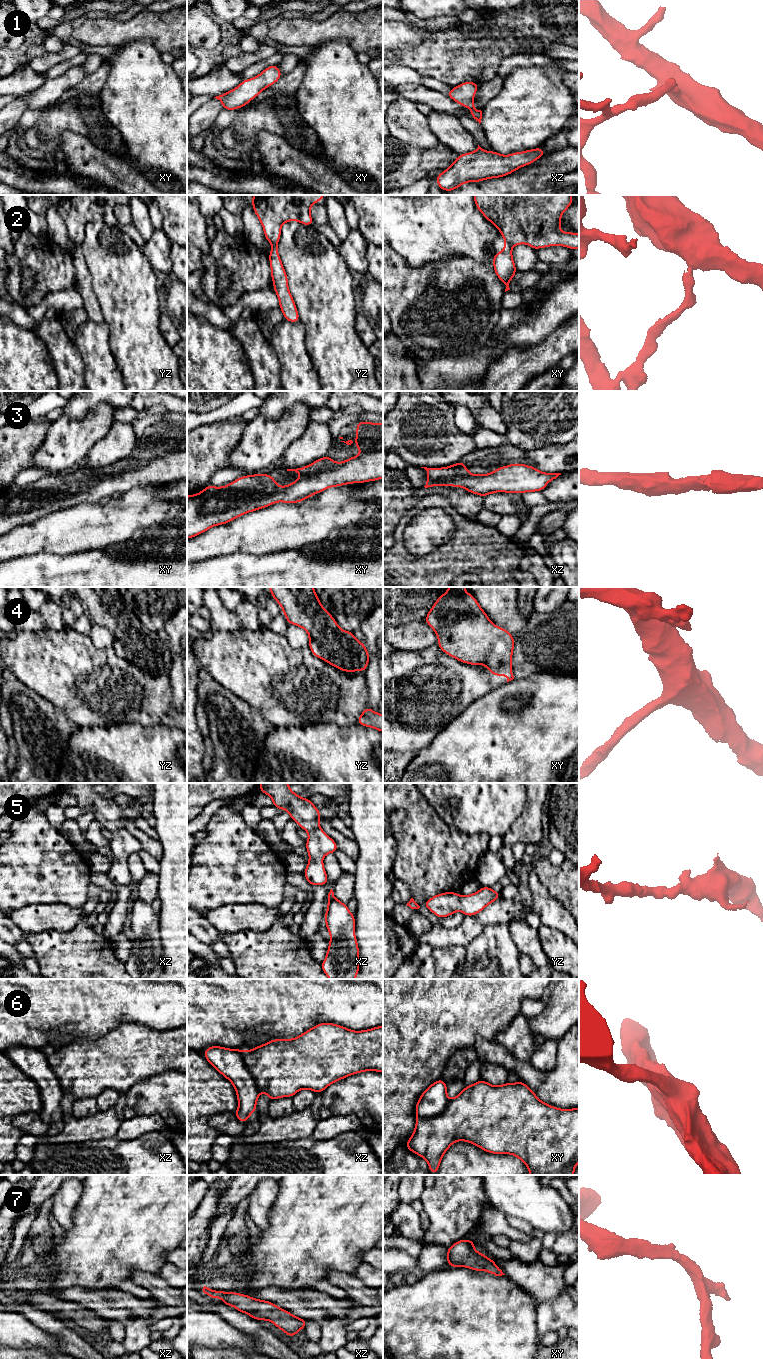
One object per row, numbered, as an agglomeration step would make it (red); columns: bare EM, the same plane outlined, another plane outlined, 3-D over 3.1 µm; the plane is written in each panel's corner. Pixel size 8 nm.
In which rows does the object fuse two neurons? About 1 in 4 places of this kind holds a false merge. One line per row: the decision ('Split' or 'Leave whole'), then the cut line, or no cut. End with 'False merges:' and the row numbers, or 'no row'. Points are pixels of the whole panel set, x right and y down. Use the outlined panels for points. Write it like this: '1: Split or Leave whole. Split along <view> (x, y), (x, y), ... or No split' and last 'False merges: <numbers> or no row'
1: Leave whole. No split
2: Split. Split along xy (506, 240), (511, 246)
3: Leave whole. No split
4: Leave whole. No split
5: Leave whole. No split
6: Split. Split along xz (241, 1050), (244, 1065), (260, 1092)
7: Leave whole. No split
False merges: 2, 6

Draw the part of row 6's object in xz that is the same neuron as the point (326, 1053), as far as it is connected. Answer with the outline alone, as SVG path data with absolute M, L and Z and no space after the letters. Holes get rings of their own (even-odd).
M318 1023L293 1039L273 1039L252 1050L242 1050L246 1068L269 1100L293 1097L302 1089L323 1092L329 1085L365 1071L383 1073L383 1025L353 1031L334 1023Z

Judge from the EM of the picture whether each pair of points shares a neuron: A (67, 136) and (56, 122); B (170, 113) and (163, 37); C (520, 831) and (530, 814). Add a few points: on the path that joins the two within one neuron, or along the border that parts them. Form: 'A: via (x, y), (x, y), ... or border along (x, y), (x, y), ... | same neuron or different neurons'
A: border along (86, 137), (64, 131), (60, 149) | different neurons
B: border along (142, 39), (149, 38), (161, 53) | different neurons
C: via (524, 827), (530, 821), (530, 818) | same neuron

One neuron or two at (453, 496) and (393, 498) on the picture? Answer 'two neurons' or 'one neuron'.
one neuron

